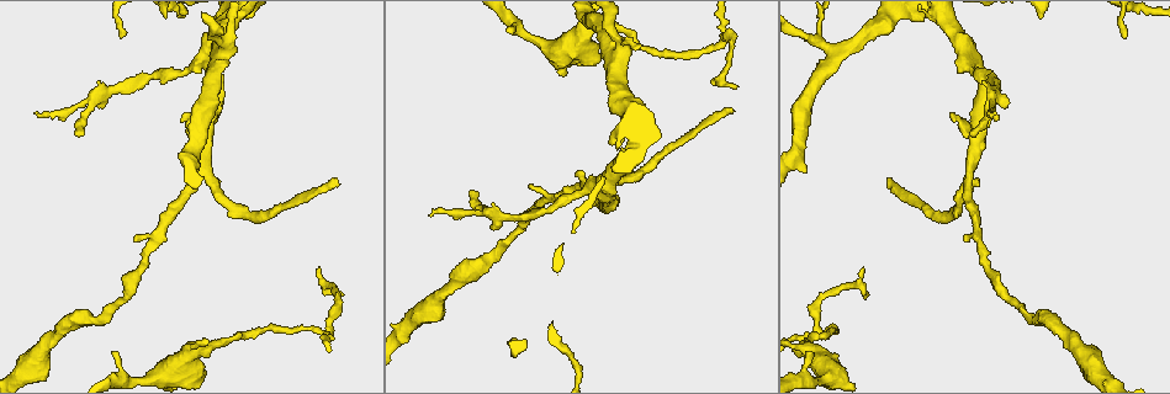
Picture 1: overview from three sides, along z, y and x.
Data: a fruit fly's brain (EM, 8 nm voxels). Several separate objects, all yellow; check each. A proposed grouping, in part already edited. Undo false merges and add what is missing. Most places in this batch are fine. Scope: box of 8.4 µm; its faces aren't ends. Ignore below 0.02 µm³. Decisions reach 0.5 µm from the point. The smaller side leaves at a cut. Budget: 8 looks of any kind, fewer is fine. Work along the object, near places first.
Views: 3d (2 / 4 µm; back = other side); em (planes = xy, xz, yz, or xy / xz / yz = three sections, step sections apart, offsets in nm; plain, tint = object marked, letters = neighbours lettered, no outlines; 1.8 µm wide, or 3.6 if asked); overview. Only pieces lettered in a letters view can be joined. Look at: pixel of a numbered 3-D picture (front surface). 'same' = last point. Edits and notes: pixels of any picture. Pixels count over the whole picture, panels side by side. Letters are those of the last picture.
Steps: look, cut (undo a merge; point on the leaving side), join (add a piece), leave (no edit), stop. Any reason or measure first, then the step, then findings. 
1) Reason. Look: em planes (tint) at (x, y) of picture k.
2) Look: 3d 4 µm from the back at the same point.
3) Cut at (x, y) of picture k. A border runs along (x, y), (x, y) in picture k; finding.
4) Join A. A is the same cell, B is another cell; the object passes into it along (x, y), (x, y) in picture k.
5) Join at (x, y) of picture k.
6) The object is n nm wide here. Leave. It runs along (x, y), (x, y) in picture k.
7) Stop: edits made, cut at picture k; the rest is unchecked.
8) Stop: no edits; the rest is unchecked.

Sudden change in width. Look: em planes (letters) at (615, 62) of picture 1.

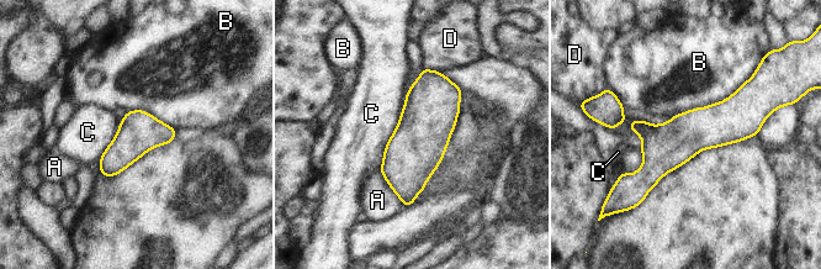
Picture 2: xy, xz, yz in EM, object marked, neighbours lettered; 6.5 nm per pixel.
The longest contact is with B, 550 nm. Leave. A, B, C and D are other cells; a border runs along (407, 91), (379, 169) in picture 2; all the same cell.

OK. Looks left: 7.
Branch stops here. Look: 3d 2 µm at (886, 179) of picture 1.

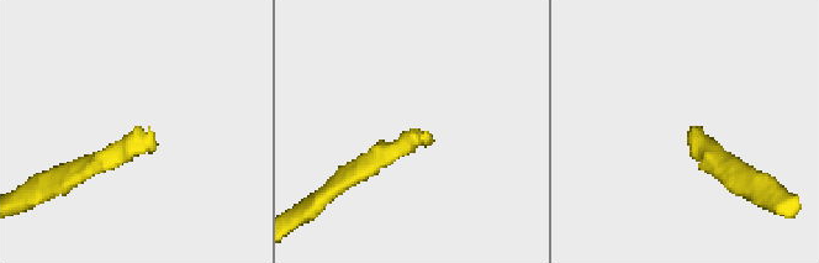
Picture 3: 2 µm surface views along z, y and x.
Look: em planes (letters) at (154, 135) of picture 3.

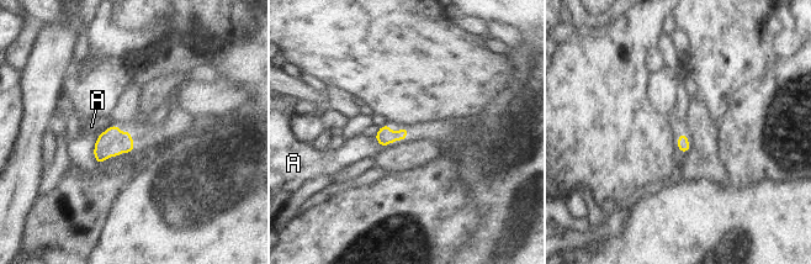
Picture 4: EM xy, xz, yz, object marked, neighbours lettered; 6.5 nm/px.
The object is 80 nm wide here. Leave. A is another cell; a border runs along (112, 123), (101, 133) in picture 4; no lettered piece goes on from it.

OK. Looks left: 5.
Thin end. Look: 3d 2 µm at (77, 131) of picture 1.

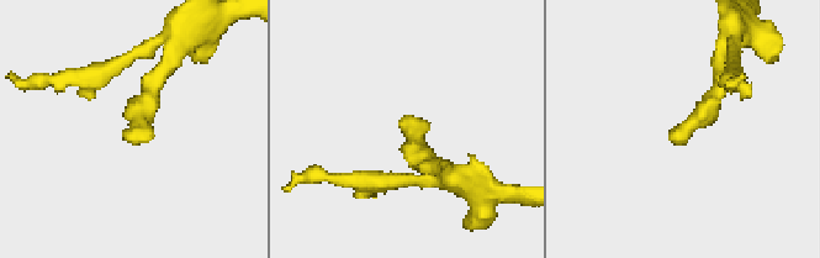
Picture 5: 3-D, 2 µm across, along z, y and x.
Now the EM. Look: em xz step 8 (tint) at (130, 137) of picture 5.

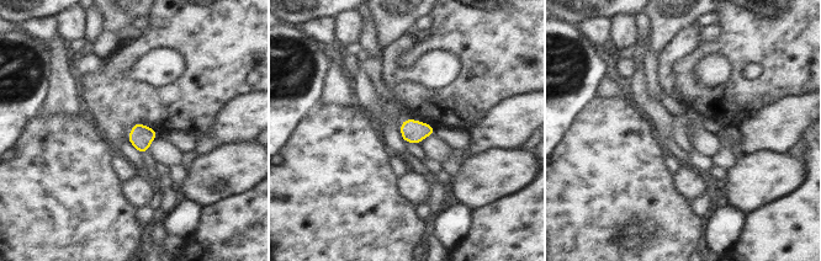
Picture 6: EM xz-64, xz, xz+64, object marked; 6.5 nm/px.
Cut it another way. Look: em planes (letters) at the same point.

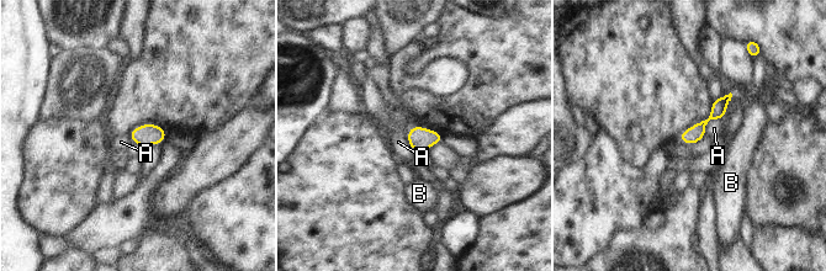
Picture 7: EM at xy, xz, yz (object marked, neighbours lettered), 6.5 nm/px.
Leave. A and B are other cells; a border runs along (720, 118), (711, 118), (704, 134) in picture 7; none of them fits.

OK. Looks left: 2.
Tapers out. Look: em planes (letters) at (507, 30) of picture 1.

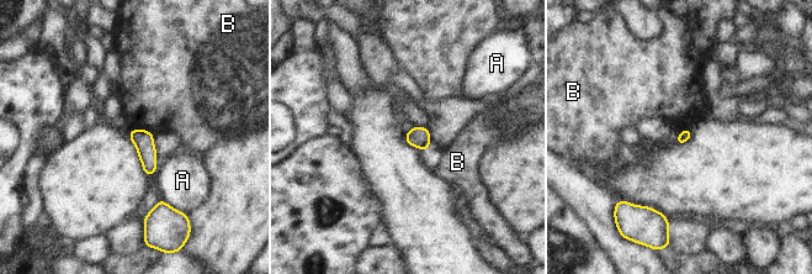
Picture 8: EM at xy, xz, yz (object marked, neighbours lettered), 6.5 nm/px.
Leave. A and B are other cells; a border runs along (131, 128), (147, 128), (153, 135) in picture 8; no lettered piece goes on from it.

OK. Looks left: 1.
Stop: no edits; the rest is unchecked.

